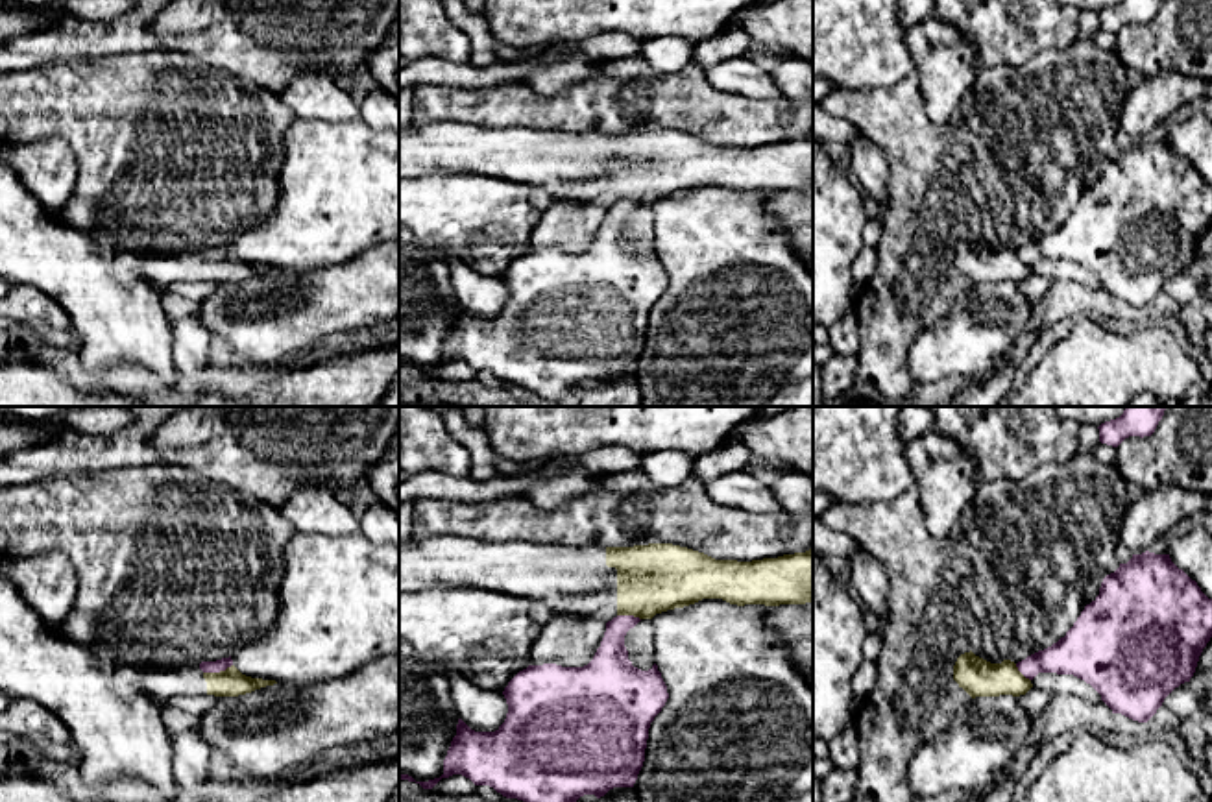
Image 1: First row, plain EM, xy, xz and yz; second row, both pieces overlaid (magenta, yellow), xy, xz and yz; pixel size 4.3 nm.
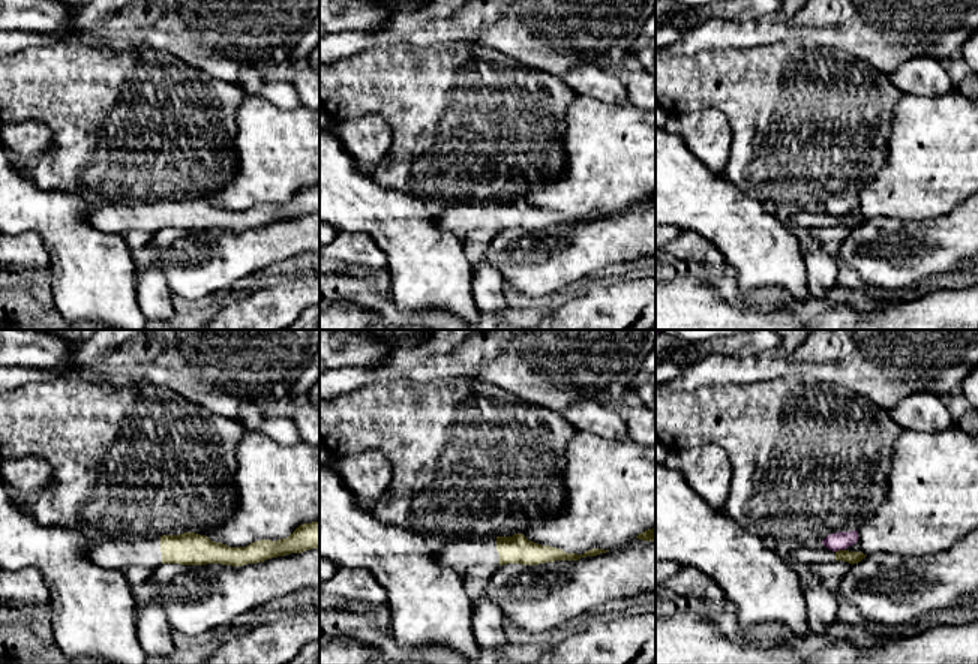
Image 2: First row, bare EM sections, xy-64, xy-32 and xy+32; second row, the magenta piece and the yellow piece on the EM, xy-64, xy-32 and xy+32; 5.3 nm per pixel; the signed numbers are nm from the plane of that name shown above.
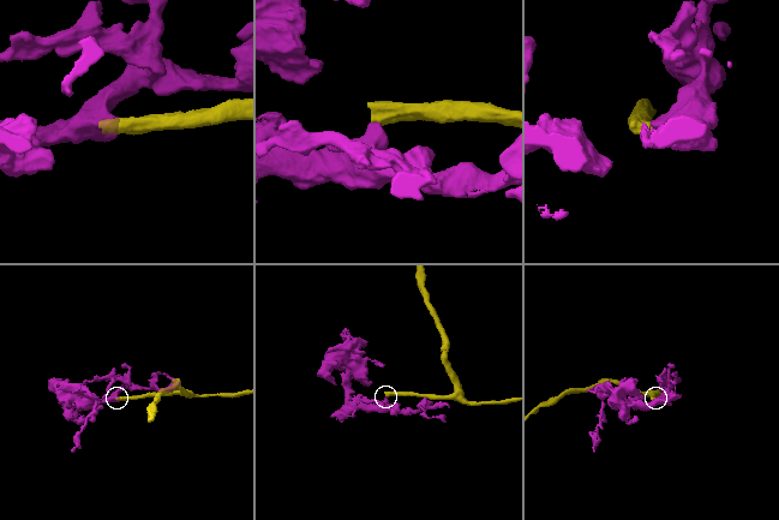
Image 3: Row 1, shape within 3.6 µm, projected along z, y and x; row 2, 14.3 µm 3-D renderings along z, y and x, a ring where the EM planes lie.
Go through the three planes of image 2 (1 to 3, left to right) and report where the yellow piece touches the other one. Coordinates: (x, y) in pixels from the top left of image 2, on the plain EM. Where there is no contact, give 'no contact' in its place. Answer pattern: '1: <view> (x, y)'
1: no contact
2: no contact
3: xy+32 (840, 213)

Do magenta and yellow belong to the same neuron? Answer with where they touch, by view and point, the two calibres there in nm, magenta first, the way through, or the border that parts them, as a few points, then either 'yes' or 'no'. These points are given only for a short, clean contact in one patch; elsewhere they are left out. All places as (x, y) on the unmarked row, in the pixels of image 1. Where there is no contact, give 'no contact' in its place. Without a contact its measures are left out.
xy (217, 257) | 50/120 nm | along xy (231, 250), (224, 255), (204, 259) | no

